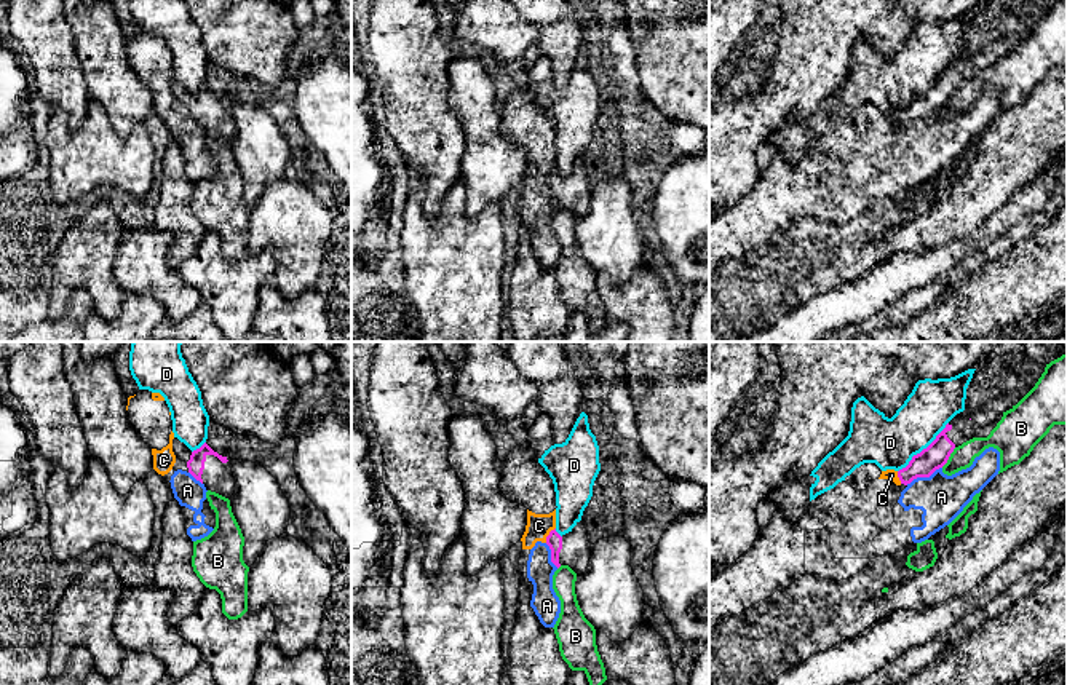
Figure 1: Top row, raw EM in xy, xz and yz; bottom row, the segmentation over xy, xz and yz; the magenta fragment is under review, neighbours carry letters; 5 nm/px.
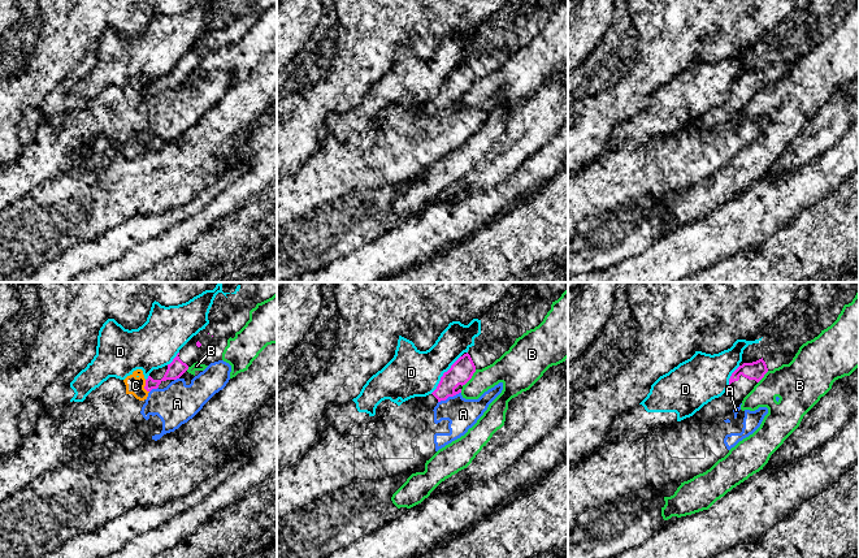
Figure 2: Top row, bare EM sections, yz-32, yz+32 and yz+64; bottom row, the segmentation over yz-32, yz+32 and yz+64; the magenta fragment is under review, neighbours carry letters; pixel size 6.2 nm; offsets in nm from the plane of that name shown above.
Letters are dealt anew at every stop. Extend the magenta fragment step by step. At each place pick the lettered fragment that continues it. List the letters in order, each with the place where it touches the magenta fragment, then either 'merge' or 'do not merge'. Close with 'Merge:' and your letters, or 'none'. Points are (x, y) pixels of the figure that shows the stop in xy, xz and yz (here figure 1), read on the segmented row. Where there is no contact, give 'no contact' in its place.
A: meets magenta in yz at (924, 476); do not merge
B: meets magenta in yz at (949, 455); do not merge
C: meets magenta in xz at (548, 535); do not merge
D: meets magenta in yz at (924, 449); do not merge
Merge: none

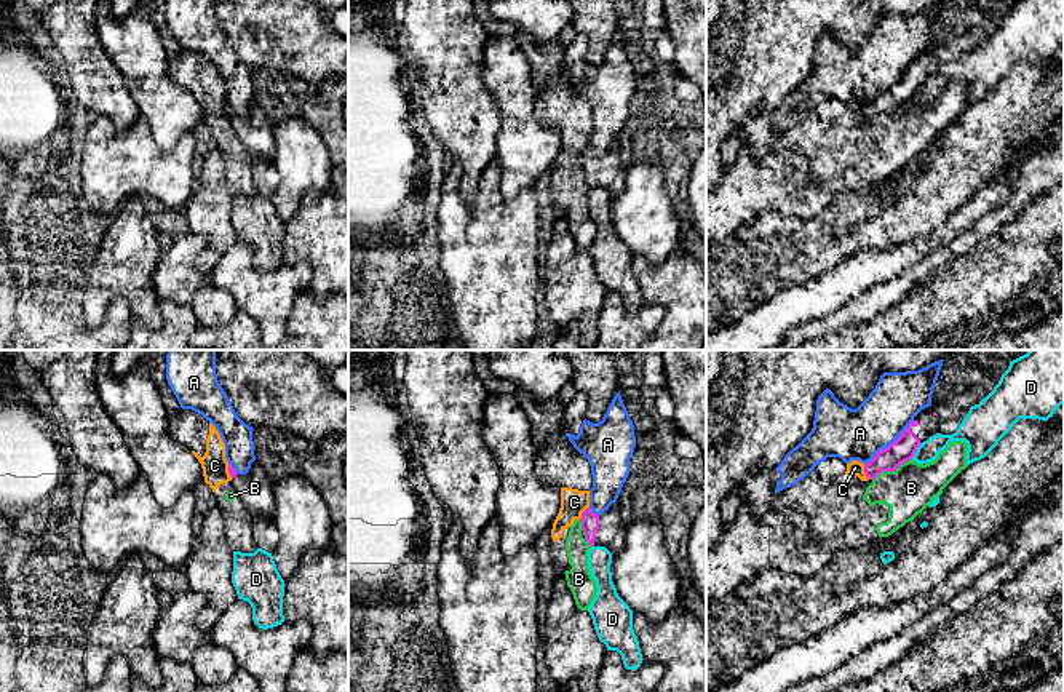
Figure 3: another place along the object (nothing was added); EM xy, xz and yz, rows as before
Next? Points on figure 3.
A: meets magenta in yz at (892, 443); do not merge
B: meets magenta in yz at (892, 470); do not merge
C: meets magenta in yz at (865, 472); do not merge
D: meets magenta in yz at (916, 449); do not merge
Merge: none

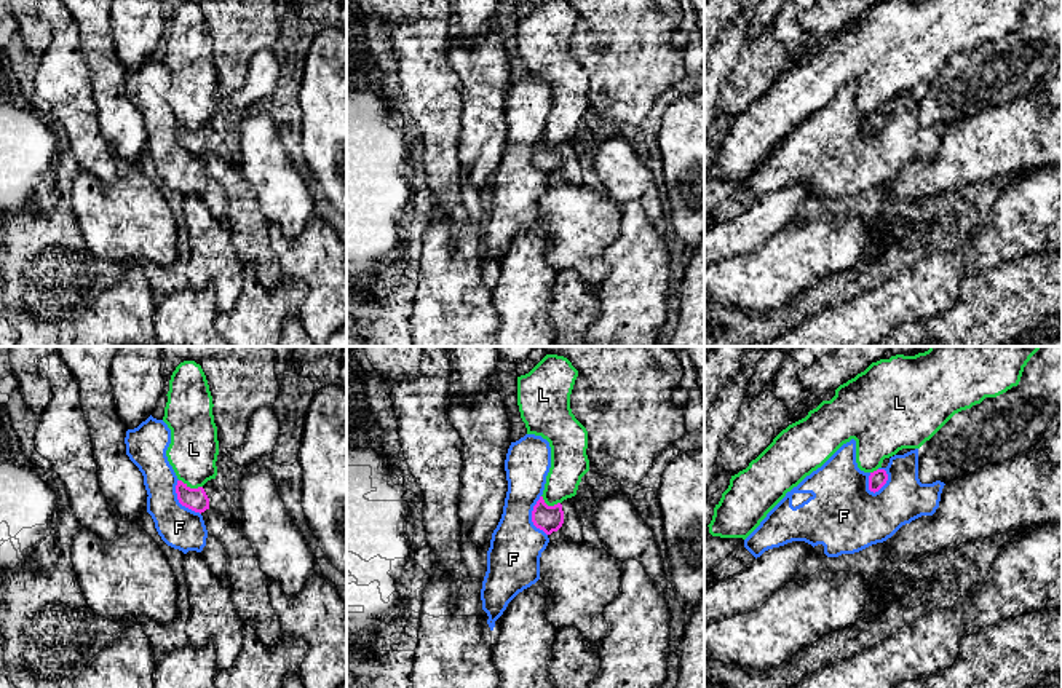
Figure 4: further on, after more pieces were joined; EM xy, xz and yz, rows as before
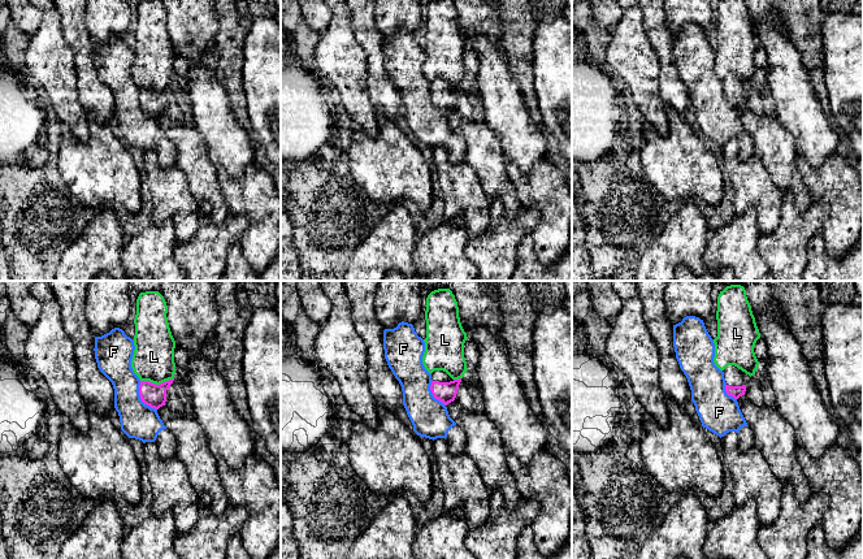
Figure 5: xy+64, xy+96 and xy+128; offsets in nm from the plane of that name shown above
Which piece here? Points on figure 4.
F: meets magenta in yz at (887, 479); do not merge
L: meets magenta in xy at (189, 487); do not merge
Merge: none

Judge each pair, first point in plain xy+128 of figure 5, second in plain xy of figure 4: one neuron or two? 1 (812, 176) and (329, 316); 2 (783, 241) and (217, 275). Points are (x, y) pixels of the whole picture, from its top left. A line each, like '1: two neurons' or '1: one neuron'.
1: one neuron
2: two neurons

